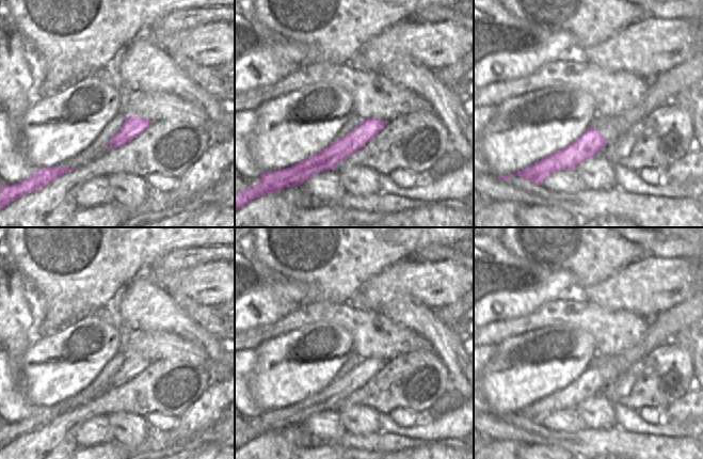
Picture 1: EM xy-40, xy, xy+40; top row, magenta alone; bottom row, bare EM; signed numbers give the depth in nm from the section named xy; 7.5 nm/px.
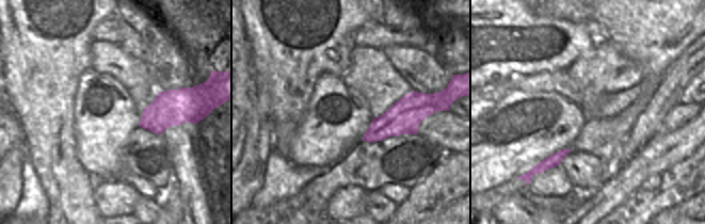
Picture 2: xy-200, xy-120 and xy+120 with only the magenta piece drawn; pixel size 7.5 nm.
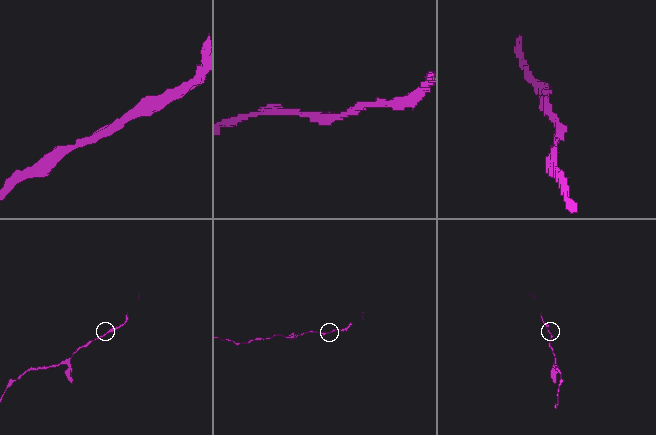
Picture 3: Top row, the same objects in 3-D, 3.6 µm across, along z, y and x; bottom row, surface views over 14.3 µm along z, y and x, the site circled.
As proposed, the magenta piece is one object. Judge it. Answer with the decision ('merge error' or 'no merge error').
no merge error

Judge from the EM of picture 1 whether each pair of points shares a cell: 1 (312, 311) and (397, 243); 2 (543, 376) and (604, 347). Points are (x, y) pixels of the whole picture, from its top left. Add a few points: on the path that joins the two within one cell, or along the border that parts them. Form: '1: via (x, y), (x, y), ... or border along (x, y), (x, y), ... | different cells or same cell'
1: border along (349, 301), (342, 303), (312, 302), (304, 304) | different cells
2: border along (581, 330), (593, 339), (596, 354) | different cells

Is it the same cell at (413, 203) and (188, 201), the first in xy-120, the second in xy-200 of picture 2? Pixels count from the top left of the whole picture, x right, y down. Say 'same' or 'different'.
different

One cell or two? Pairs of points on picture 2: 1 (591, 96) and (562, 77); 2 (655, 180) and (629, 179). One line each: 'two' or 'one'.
1: one
2: two

